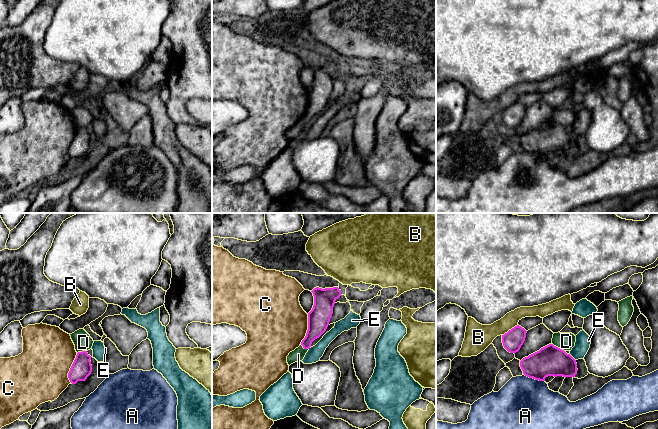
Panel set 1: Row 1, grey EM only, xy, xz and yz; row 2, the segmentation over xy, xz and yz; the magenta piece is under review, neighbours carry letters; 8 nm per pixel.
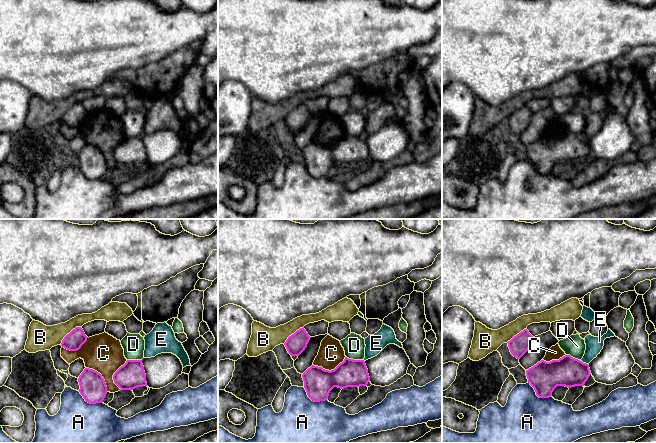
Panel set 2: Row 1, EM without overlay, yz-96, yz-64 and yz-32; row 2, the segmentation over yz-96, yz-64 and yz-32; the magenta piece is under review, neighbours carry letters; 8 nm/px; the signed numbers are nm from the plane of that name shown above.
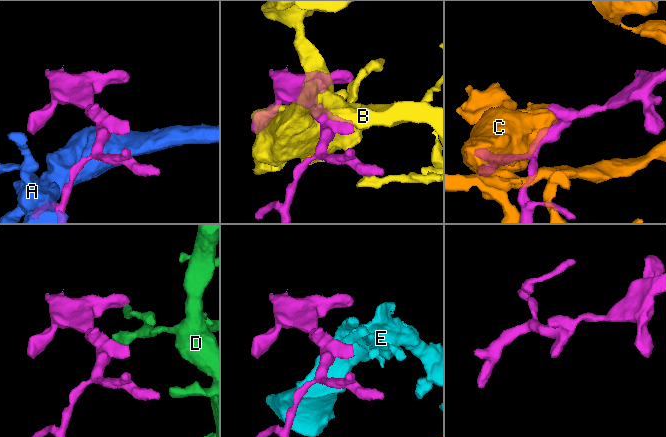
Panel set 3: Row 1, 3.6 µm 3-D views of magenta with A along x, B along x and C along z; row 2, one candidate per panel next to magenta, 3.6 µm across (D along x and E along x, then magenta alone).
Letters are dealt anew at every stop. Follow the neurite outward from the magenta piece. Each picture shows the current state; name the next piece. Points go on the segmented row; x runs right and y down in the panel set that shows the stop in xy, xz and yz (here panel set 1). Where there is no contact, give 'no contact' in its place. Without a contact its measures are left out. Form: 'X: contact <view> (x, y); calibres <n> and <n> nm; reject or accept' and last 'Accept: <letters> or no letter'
A: contact yz (534, 378); calibres 240 and 420 nm; reject
B: contact yz (509, 330); calibres 160 and 200 nm; reject
C: contact xy (70, 368); calibres 160 and 440 nm; reject
D: contact yz (557, 347); calibres 240 and 140 nm; reject
E: contact yz (572, 357); calibres 240 and 120 nm; reject
Accept: no letter

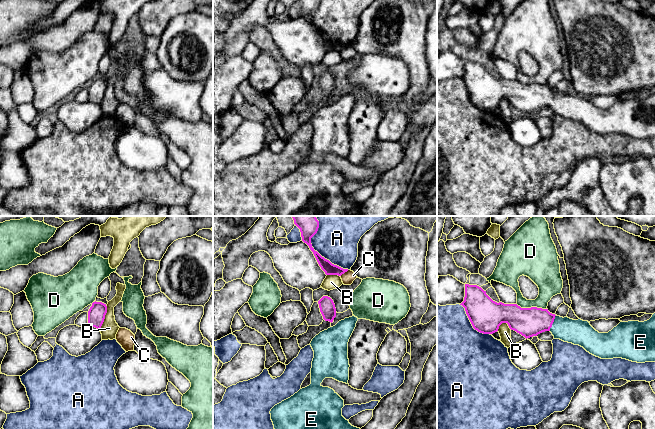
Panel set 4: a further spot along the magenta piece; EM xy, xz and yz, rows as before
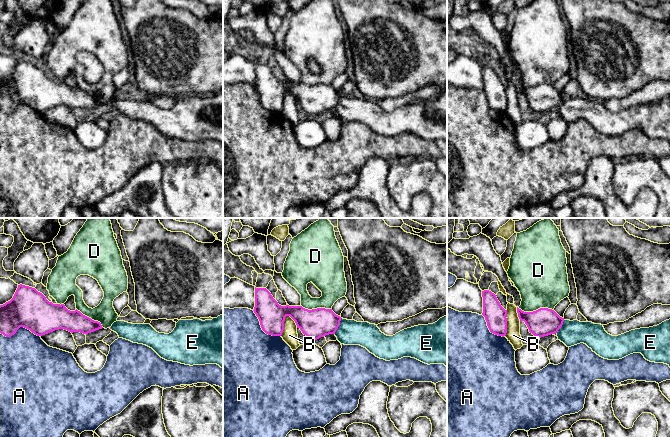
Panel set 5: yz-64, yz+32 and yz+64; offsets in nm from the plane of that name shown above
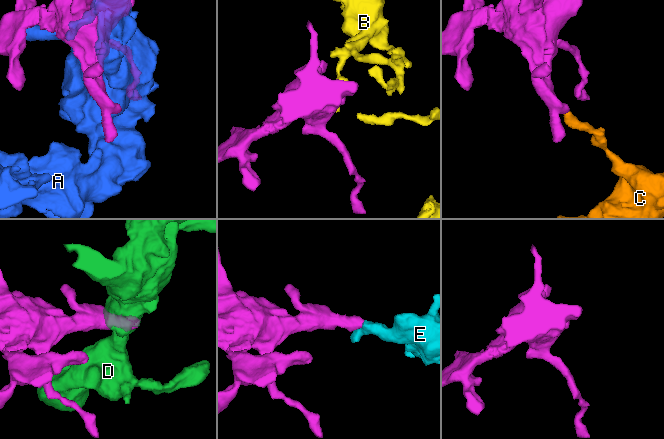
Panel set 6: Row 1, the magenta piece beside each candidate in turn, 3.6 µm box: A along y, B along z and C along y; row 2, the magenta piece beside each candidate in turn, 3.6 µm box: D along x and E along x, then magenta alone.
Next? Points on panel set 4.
A: contact xz (314, 250); calibres 170 and 340 nm; reject
B: contact xy (104, 317); calibres 140 and 140 nm; reject
C: contact xz (344, 272); calibres 100 and 100 nm; reject
D: contact yz (531, 307); calibres 240 and 200 nm; reject
E: contact yz (552, 323); calibres 240 and 200 nm; accept
Accept: E

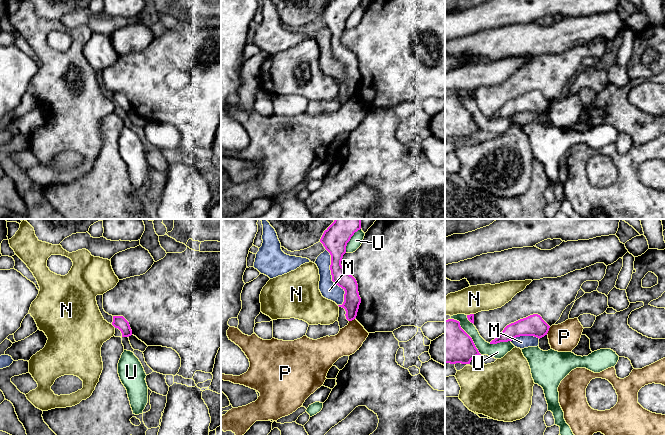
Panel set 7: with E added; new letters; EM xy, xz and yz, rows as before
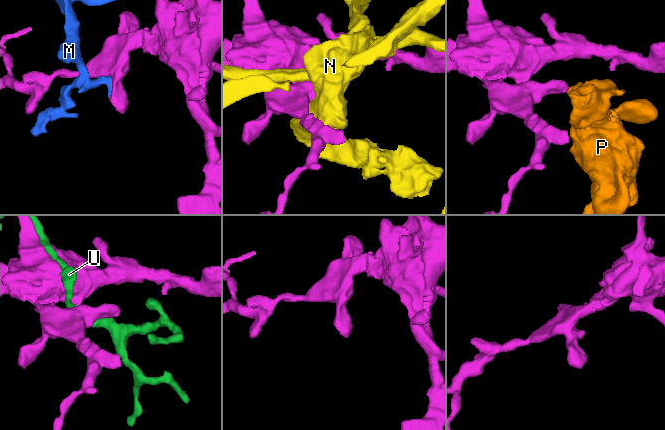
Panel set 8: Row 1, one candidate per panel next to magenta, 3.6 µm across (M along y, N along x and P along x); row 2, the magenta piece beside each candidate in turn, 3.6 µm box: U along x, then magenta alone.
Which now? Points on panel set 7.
M: contact xz (332, 278); calibres 140 and 140 nm; reject
N: contact xy (113, 325); calibres 100 and 380 nm; reject
P: contact yz (548, 330); calibres 170 and 240 nm; reject
U: contact yz (467, 334); calibres 340 and 110 nm; reject
Accept: no letter

